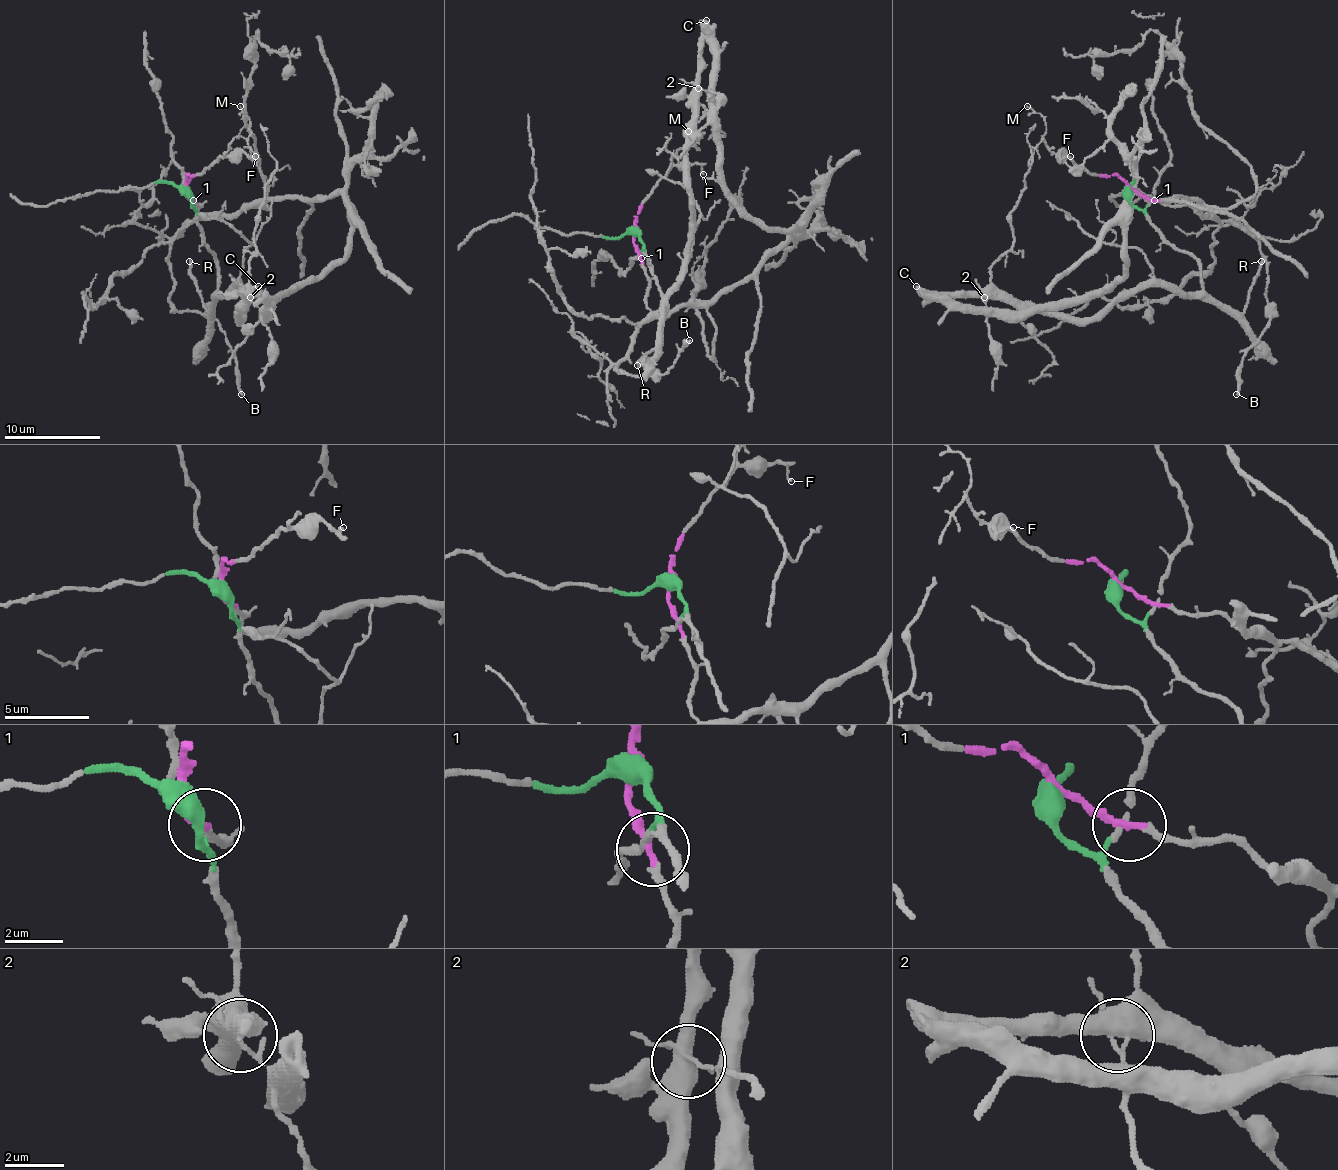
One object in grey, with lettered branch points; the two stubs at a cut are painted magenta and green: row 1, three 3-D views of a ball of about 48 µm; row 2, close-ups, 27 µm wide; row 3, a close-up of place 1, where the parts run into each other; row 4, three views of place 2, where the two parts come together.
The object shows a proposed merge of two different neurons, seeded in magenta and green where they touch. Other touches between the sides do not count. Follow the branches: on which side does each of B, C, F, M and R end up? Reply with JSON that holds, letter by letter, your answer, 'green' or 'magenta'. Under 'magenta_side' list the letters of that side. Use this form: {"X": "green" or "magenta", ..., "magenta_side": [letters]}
{"B": "magenta", "C": "green", "F": "magenta", "M": "magenta", "R": "green", "magenta_side": ["B", "F", "M"]}

